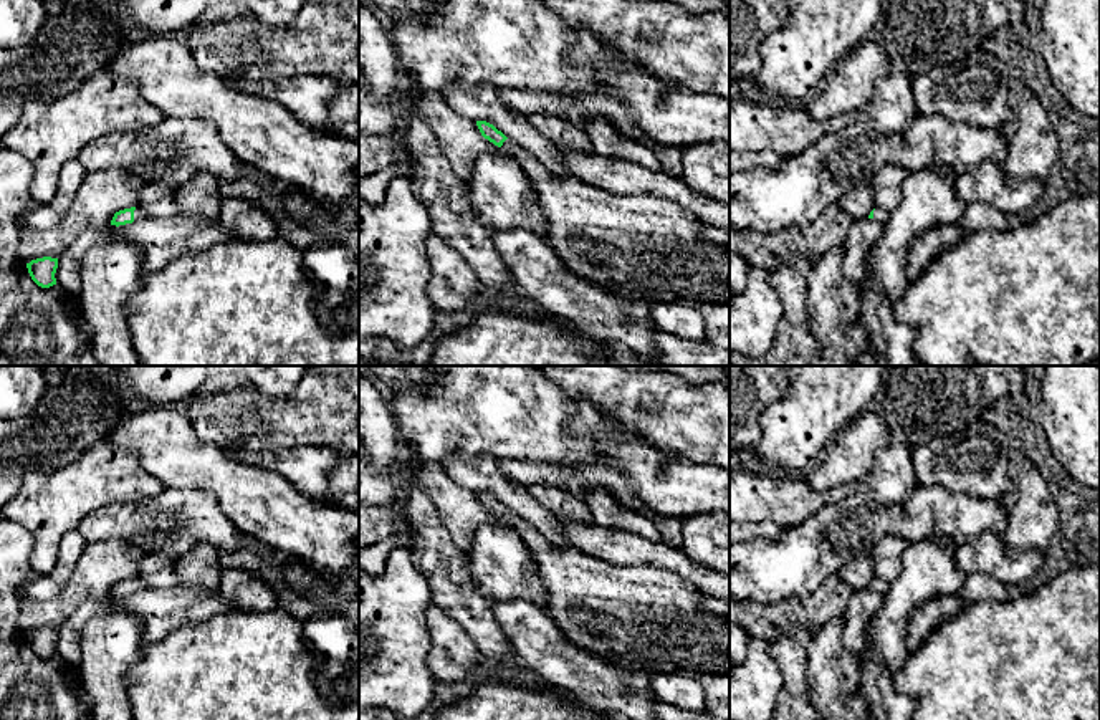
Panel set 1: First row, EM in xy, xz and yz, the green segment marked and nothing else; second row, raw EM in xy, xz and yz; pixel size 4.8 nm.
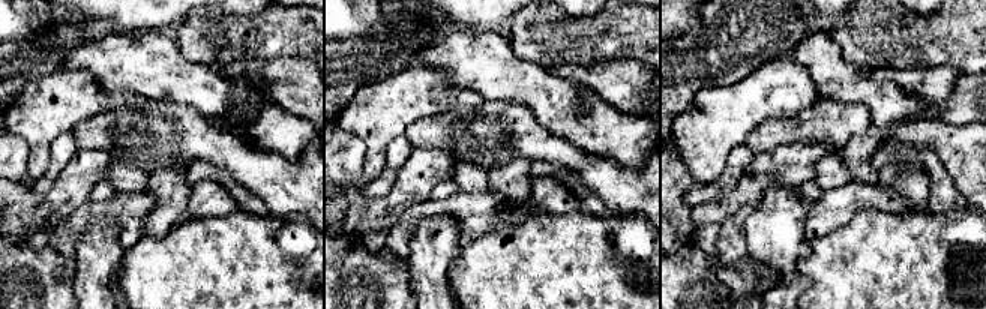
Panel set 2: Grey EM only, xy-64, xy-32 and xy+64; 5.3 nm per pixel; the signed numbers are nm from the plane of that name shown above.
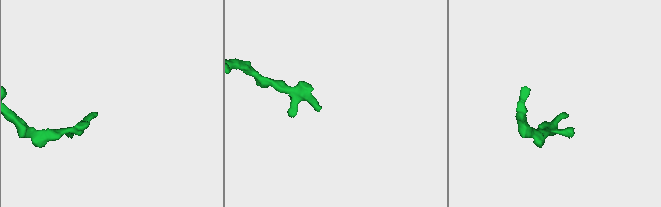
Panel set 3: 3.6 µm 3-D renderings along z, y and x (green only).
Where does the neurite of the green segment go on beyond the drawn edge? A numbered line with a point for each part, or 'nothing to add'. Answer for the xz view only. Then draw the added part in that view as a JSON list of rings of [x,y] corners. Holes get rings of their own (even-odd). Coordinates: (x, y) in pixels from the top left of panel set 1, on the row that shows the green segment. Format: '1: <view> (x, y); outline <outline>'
1: xz (636, 247); outline [[[506,139],[501,147],[518,161],[536,195],[546,225],[544,242],[572,273],[629,301],[650,305],[729,303],[729,245],[705,240],[700,235],[703,223],[691,212],[670,200],[648,195],[617,195],[579,179],[561,179],[511,139]]]

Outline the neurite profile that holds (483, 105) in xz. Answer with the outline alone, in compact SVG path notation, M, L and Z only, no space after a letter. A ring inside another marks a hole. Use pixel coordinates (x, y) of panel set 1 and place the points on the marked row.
M447 86L442 91L447 104L471 121L486 121L514 144L533 154L549 172L561 179L574 179L557 152L529 122L528 116L509 111L491 91L465 91Z

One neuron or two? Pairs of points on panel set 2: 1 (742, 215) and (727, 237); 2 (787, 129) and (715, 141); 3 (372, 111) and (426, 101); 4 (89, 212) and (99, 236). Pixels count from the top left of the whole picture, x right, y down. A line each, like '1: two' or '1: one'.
1: one
2: two
3: one
4: two

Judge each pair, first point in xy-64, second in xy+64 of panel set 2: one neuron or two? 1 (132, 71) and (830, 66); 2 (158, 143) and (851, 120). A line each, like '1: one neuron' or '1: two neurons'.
1: one neuron
2: one neuron

